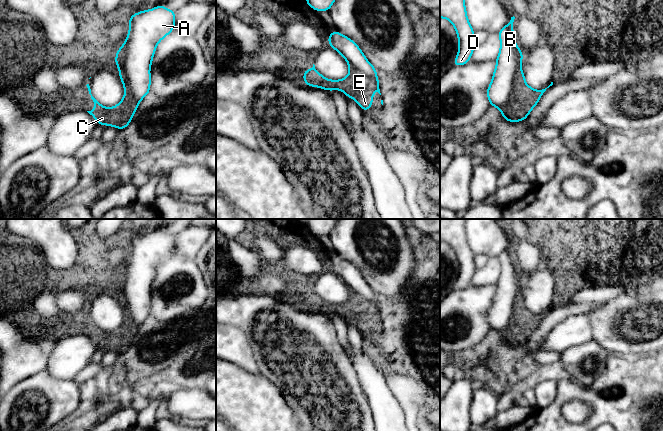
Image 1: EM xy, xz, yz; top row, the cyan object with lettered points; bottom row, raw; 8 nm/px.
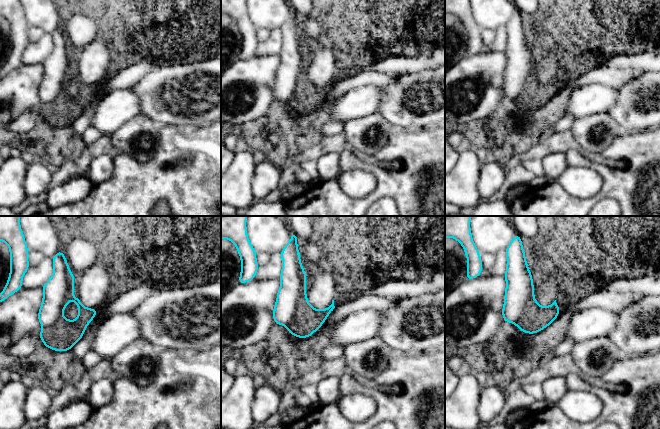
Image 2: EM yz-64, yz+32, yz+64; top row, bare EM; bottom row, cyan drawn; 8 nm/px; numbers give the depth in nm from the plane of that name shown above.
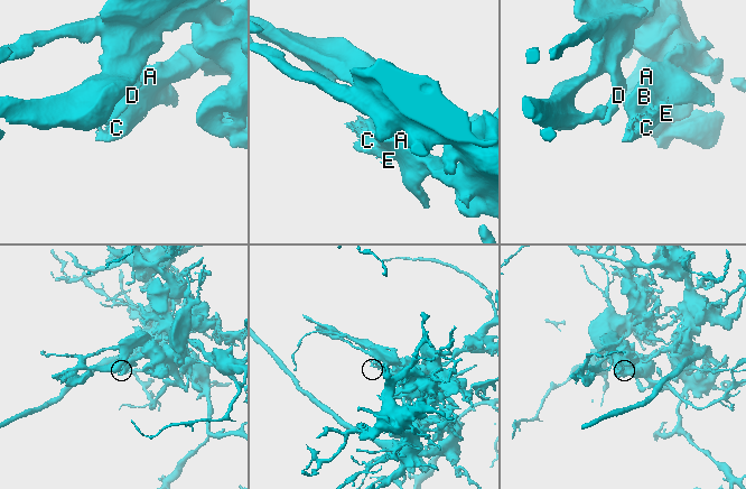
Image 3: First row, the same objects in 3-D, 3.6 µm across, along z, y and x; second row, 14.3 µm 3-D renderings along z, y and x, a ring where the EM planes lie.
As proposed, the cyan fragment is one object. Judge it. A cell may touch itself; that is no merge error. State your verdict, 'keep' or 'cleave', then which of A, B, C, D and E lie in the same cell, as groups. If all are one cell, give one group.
cleave | A B D / C E

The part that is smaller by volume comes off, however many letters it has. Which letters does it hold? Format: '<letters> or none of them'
C, E

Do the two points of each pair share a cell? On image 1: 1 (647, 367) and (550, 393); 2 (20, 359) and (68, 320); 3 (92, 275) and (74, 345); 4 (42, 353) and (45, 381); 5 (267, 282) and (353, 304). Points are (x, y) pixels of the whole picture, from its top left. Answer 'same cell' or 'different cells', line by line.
1: different cells
2: different cells
3: different cells
4: different cells
5: same cell

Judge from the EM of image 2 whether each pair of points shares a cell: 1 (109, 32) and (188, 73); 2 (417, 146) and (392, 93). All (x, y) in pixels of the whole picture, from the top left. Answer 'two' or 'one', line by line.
1: two
2: two

